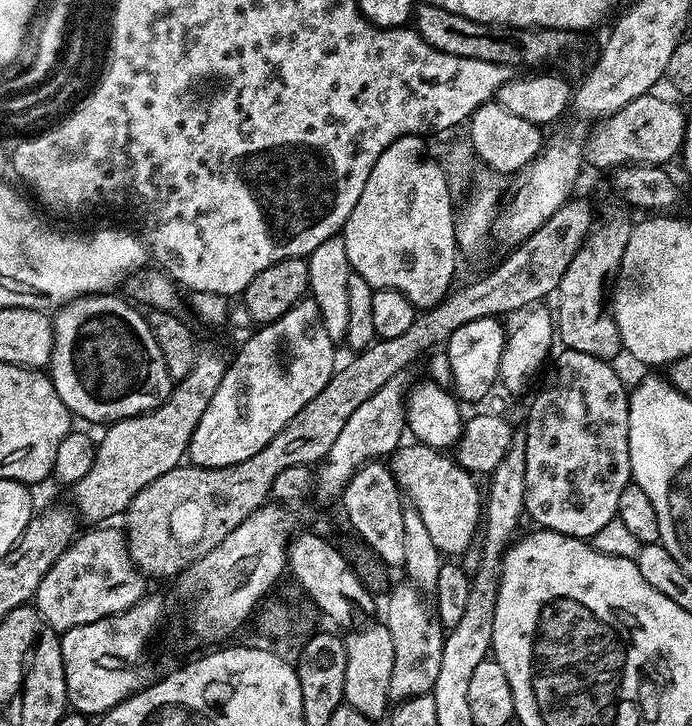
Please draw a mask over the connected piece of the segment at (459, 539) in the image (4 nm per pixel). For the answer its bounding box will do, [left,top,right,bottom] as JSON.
[390,442,482,558]

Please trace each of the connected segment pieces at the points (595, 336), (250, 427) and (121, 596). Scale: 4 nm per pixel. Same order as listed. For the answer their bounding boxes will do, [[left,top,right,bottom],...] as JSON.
[[554,213,633,362],[187,298,338,468],[34,526,146,634]]

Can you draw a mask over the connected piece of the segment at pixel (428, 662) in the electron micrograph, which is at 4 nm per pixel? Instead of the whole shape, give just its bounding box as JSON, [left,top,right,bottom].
[382,582,445,702]

